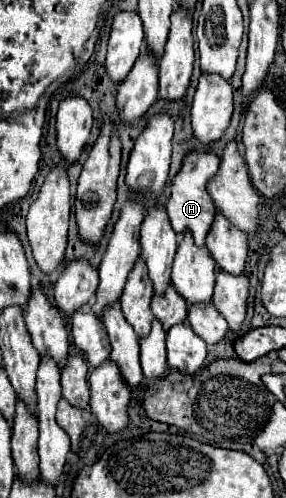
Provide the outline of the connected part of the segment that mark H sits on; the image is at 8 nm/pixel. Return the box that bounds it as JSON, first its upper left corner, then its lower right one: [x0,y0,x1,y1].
[166,149,220,245]

